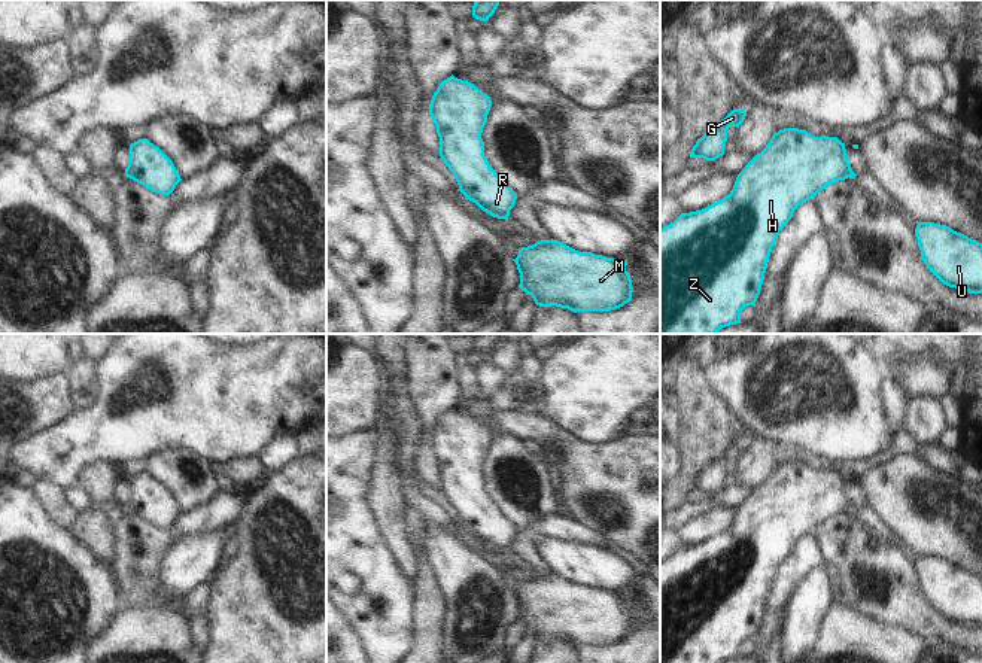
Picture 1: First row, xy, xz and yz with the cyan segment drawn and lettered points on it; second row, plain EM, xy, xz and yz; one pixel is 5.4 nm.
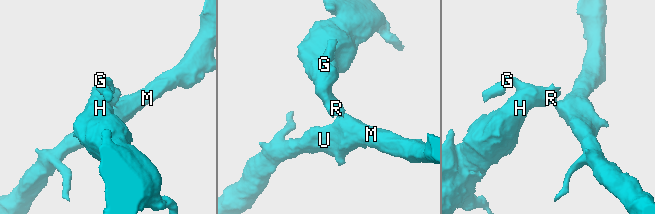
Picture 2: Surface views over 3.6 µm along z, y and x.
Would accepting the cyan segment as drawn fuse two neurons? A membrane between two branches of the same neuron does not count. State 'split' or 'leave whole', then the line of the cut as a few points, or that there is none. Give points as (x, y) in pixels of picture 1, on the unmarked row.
split; cut in xz along (459, 520), (483, 543)

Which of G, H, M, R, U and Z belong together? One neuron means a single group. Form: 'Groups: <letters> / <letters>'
Groups: G H R Z / M U

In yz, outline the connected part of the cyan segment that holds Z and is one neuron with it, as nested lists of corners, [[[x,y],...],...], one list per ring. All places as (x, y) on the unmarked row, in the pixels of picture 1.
[[[784,462],[738,508],[729,529],[702,544],[681,547],[660,562],[660,663],[721,663],[741,657],[741,645],[754,639],[760,629],[779,565],[800,538],[829,518],[848,513],[849,504],[845,477],[837,471],[815,471],[806,463]]]

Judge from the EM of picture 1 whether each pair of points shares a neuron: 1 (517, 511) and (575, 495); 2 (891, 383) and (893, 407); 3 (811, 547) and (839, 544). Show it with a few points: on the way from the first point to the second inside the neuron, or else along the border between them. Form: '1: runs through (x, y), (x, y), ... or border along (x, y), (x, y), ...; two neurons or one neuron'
1: border along (553, 471), (558, 507), (561, 510); two neurons
2: runs through (891, 389), (893, 401); one neuron
3: border along (812, 532), (820, 543), (820, 553), (824, 562); two neurons

